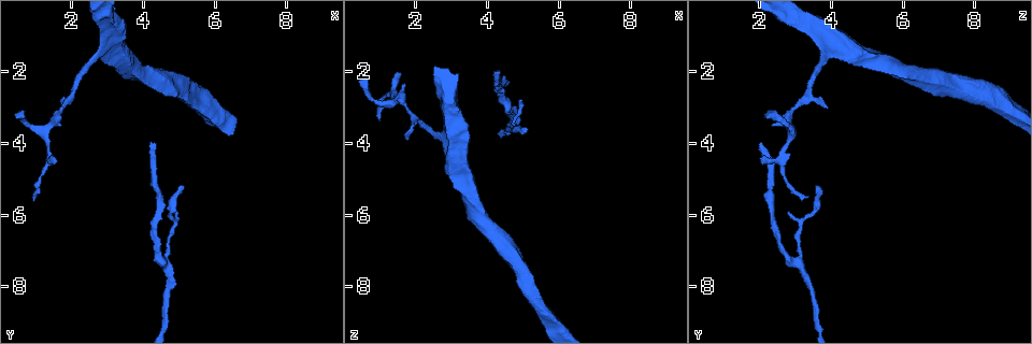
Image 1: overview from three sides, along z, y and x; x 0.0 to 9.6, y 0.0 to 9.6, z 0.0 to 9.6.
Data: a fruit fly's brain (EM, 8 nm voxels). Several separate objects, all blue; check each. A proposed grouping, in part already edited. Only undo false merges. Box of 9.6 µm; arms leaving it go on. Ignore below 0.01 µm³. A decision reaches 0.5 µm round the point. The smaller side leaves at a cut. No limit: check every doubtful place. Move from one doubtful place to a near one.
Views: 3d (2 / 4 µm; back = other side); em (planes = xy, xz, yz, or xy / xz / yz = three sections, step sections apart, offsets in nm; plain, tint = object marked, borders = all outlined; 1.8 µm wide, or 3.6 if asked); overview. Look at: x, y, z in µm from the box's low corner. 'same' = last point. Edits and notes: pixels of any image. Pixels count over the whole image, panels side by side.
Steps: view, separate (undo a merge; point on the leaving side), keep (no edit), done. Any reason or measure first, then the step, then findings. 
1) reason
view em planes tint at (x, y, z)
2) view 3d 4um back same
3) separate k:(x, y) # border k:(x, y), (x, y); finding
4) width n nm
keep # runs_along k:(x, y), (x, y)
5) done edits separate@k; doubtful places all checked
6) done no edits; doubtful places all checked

sudden change in width
view em planes borders at (3.15, 1.20, 4.10)

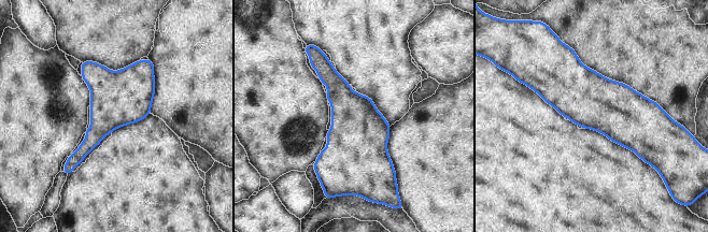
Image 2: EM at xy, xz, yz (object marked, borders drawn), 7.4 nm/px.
keep # continuous, no second neuron

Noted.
a fork
view em planes borders at (1.35, 3.60, 2.90)

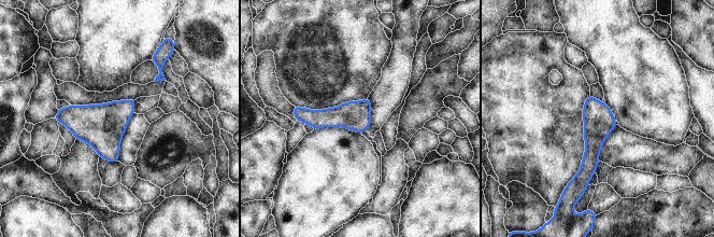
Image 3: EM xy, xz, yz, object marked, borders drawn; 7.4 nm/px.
keep # runs_along 3:(590, 99), (593, 151), (585, 181); all the same neuron

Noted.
view 3d 4um back at (4.50, 7.35, 3.00)

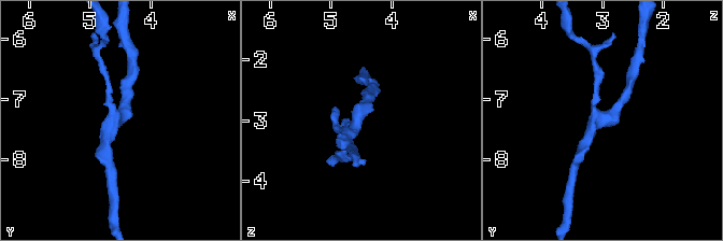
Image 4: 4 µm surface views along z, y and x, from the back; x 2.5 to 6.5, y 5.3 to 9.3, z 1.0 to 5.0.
arms 3; need the tissue
view em planes tint at (4.55, 7.30, 2.95)

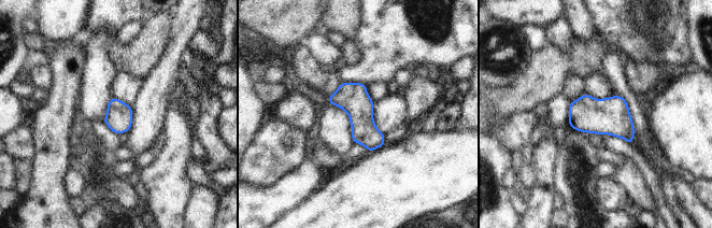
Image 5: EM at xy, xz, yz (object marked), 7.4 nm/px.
keep # all the same neuron

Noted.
done no edits; doubtful places all checked

